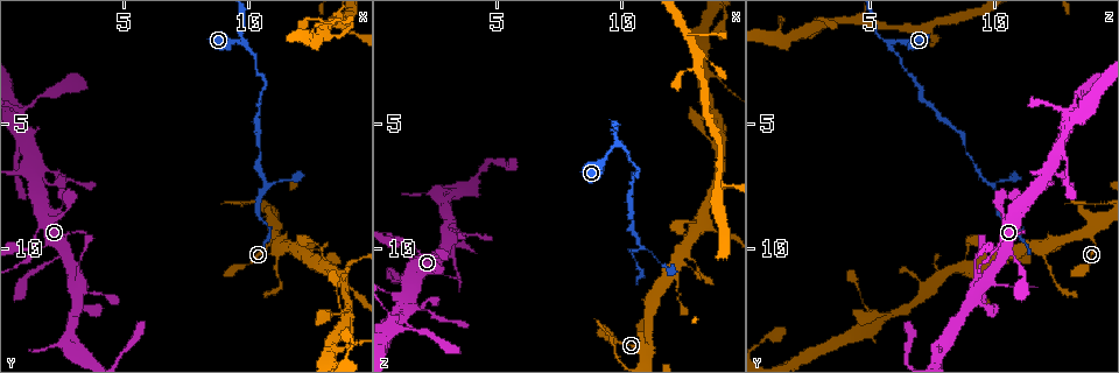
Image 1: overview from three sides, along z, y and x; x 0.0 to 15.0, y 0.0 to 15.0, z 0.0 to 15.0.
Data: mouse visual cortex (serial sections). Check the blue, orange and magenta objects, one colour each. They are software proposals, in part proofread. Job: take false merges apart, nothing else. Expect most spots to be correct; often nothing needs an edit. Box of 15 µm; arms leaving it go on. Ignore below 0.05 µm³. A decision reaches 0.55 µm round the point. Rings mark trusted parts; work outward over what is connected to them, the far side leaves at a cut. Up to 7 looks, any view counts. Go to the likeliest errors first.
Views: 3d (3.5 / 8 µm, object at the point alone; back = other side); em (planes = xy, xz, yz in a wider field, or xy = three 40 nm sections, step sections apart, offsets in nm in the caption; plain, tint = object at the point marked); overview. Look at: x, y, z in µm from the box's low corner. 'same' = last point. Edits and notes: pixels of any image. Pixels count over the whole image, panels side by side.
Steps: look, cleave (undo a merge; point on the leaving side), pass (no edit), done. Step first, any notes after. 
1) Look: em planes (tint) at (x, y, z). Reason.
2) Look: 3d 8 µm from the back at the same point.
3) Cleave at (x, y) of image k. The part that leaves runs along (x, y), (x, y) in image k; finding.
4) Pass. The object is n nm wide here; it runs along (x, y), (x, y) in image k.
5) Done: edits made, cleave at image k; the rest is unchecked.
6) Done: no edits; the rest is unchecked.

Look: 3d 3.5 µm at (2.0, 6.9, 12.5). Sharp bend.

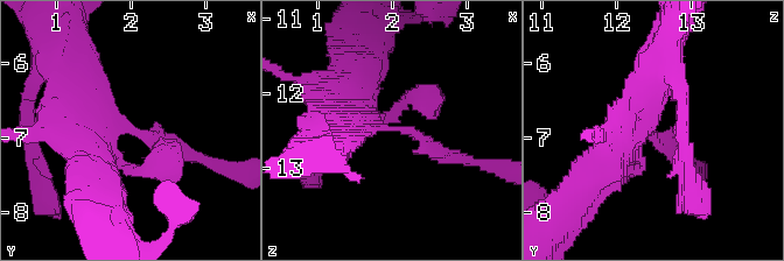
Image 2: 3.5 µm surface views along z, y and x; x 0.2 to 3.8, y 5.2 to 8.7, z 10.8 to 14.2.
Look: em xy step 1 (plain) at (2.05, 6.90, 12.45). The arms are 200, 400 nm wide; shape alone is not enough.

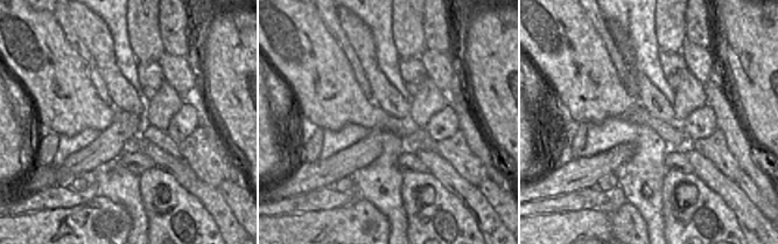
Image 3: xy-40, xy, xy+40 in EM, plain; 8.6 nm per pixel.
Look: em xy step 1 (tint) at the same point. Where the object lies.

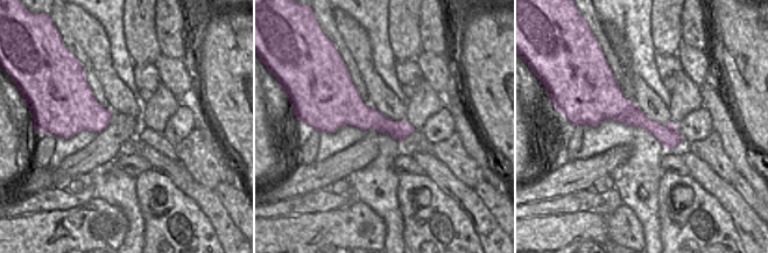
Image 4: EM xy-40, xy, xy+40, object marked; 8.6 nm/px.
Pass. It runs along (86, 143), (90, 122), (133, 126), (197, 157) in image 2; one cell here.

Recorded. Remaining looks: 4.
Look: em xy step 3 (tint) at (9.9, 1.6, 5.9). Two arms in line, one across.

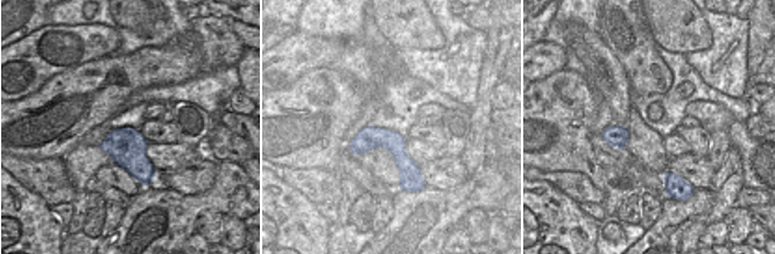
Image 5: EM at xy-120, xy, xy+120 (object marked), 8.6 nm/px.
Look: 3d 3.5 µm at the same point.

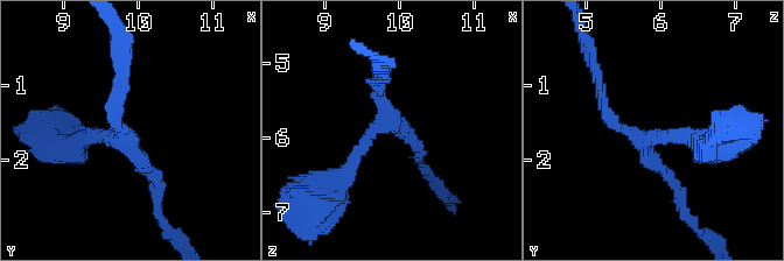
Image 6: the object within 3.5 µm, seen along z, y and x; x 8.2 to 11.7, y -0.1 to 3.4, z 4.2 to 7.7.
Pass. The object is 200 nm wide here; it runs along (77, 141), (124, 138), (156, 191) in image 6; continuous, no second cell.

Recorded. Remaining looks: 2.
Look: 3d 3.5 µm from the back at (3.4, 11.7, 9.3). A narrow waist.

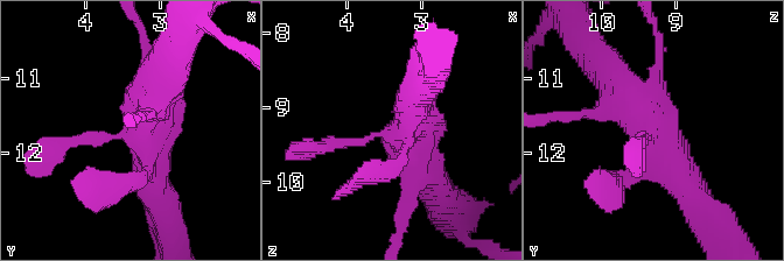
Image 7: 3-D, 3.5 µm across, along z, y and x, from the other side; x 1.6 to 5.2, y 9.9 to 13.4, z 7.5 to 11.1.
Look: em planes (tint) at (3.45, 11.80, 9.30). Need the tissue.

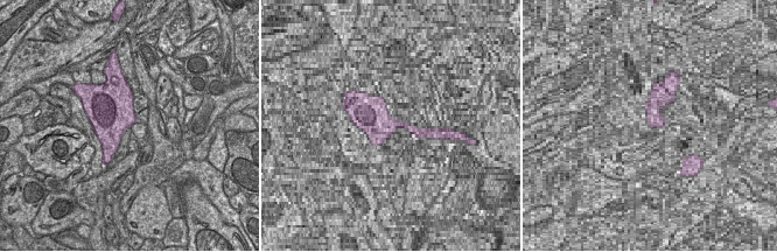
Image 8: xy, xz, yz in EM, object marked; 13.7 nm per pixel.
Pass. It runs along (608, 72), (659, 133), (692, 197) in image 7; one cell here.

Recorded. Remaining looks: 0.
Done: no edits; the rest is unchecked.

